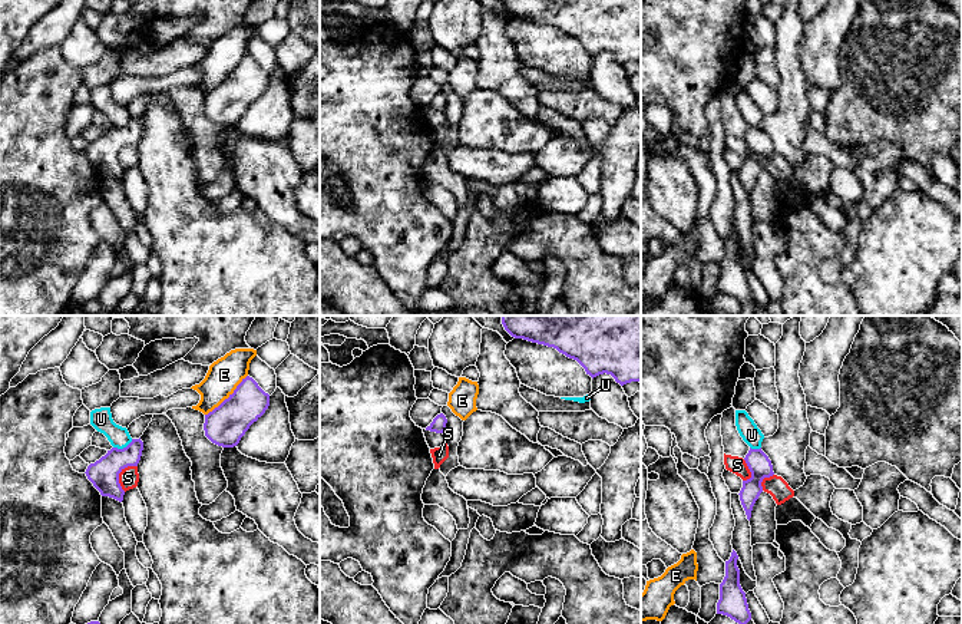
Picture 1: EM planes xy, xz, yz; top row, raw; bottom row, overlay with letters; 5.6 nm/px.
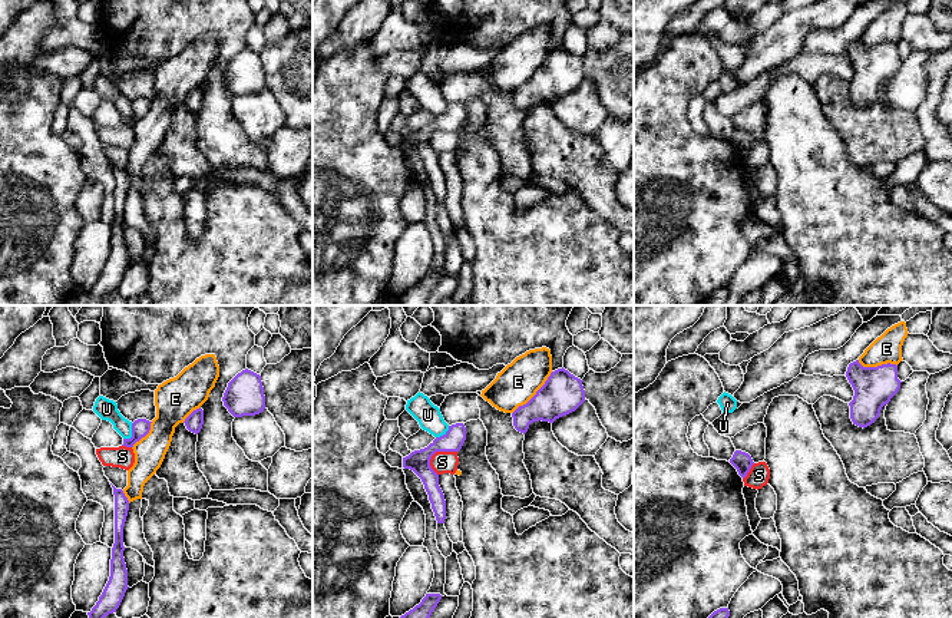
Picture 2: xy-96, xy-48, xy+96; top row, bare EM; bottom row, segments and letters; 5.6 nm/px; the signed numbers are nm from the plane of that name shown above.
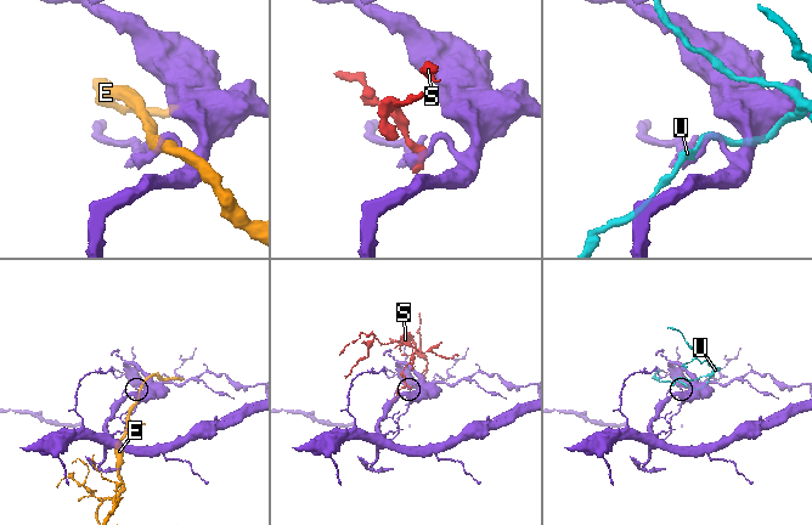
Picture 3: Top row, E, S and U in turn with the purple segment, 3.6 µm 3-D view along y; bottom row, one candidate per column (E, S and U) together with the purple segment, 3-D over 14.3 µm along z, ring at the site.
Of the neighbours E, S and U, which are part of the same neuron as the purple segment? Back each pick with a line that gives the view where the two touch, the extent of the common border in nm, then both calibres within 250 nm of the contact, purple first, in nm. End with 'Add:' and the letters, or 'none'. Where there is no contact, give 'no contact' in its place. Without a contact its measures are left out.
Add: none

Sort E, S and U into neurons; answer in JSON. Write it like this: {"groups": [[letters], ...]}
{"groups": [["E"], ["S"], ["U"]]}

